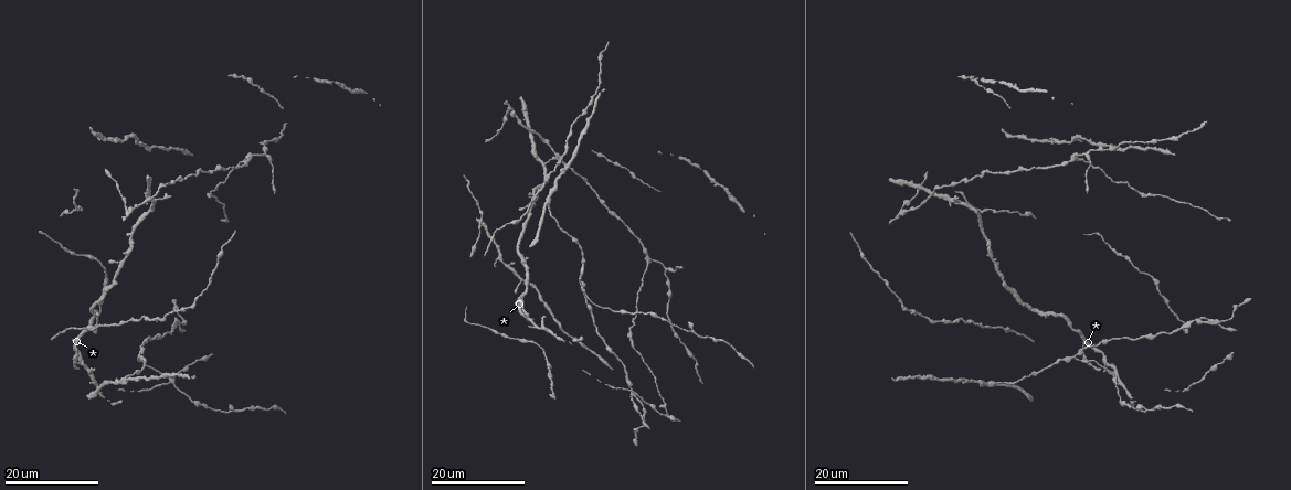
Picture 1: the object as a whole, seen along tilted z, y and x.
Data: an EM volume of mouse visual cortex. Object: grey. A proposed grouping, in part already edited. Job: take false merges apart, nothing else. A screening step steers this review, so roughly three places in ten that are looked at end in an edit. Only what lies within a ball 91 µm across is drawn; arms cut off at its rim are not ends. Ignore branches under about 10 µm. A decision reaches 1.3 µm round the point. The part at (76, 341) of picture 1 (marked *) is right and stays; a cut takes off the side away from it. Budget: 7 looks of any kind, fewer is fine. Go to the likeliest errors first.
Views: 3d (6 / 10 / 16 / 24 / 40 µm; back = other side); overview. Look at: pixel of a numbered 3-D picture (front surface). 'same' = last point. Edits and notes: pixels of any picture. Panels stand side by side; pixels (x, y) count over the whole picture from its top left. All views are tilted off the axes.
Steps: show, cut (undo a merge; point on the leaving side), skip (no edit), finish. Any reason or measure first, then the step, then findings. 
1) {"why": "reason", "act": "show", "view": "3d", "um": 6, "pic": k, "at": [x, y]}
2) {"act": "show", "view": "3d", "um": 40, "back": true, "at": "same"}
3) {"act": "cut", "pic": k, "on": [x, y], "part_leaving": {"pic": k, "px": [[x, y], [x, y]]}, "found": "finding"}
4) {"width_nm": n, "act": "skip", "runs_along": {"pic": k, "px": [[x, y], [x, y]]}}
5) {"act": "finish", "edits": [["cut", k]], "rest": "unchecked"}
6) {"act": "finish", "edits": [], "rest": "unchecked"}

{"why": "three-way junction", "act": "show", "view": "3d", "um": 16, "pic": 1, "at": [1075, 359]}

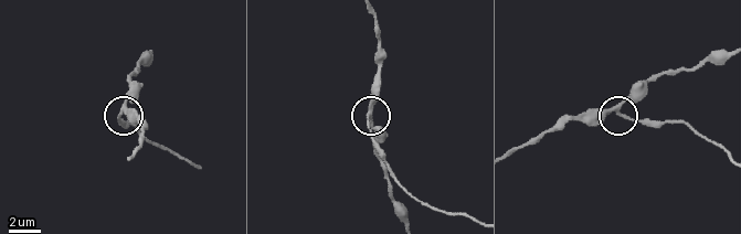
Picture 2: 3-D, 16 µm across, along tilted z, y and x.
{"act": "show", "view": "3d", "um": 10, "pic": 2, "at": [122, 112]}

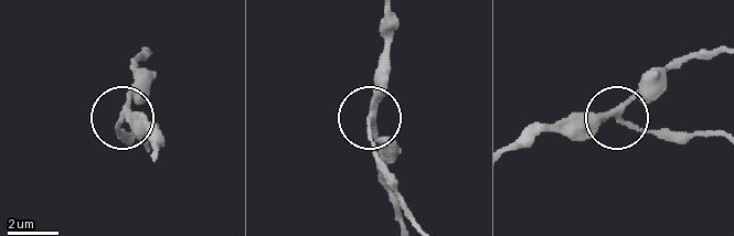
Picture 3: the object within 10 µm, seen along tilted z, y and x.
{"width_nm": 210, "act": "skip", "runs_along": {"pic": 3, "px": [[720, 51], [672, 65], [623, 114], [642, 129], [680, 139]]}, "found": "continuous, no second neuron"}

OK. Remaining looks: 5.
{"act": "show", "view": "3d", "um": 16, "pic": 1, "at": [650, 263]}

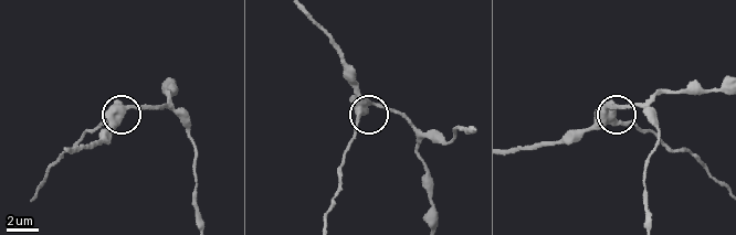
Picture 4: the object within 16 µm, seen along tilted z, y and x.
{"why": "closer look", "act": "show", "view": "3d", "um": 6, "pic": 4, "at": [612, 119]}

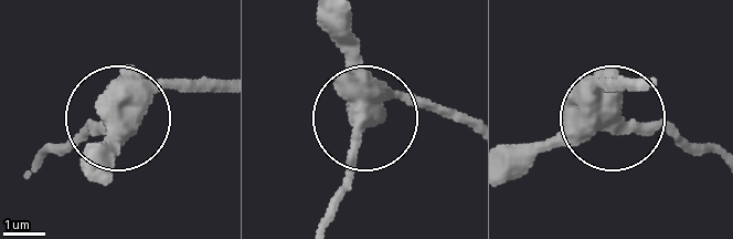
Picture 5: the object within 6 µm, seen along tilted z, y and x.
{"act": "cut", "pic": 5, "on": [91, 124], "found": "two neurons meet here"}

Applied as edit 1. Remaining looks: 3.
{"why": "a fork", "act": "show", "view": "3d", "um": 16, "pic": 1, "at": [156, 197]}

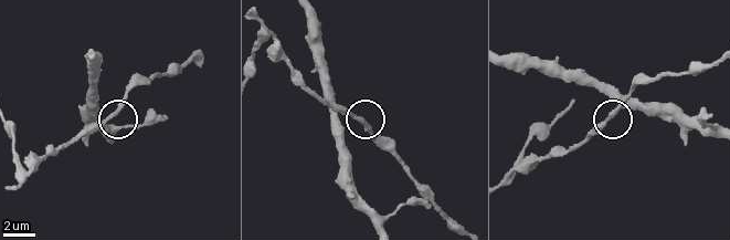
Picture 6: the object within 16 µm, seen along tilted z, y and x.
{"why": "closer look", "act": "show", "view": "3d", "um": 10, "pic": 6, "at": [614, 114]}

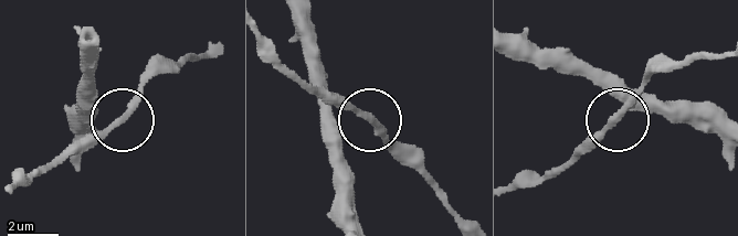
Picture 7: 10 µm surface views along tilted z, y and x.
{"act": "skip", "runs_along": {"pic": 7, "px": [[358, 222], [340, 133], [366, 116], [403, 163]]}, "found": "continuous, no second neuron"}

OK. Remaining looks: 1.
{"act": "finish", "edits": [["cut", 5]], "rest": "unchecked"}

